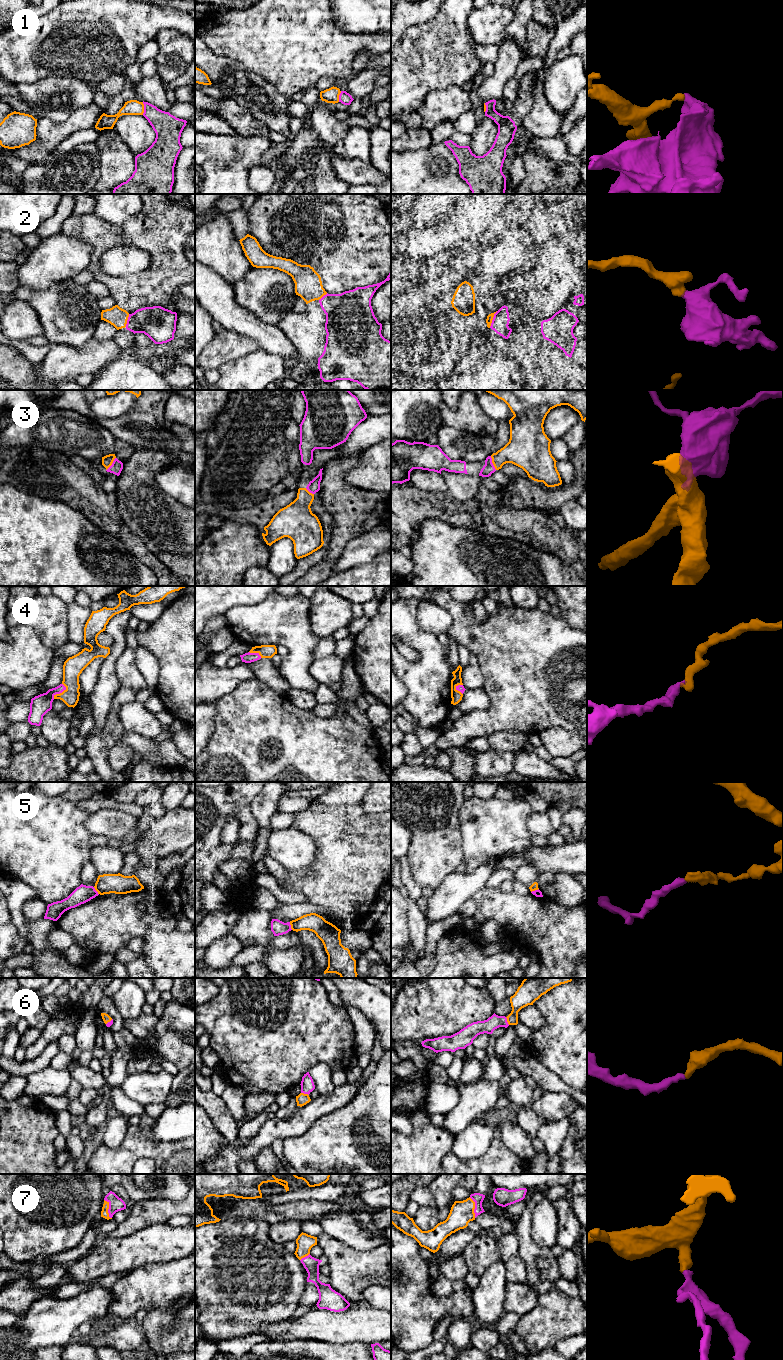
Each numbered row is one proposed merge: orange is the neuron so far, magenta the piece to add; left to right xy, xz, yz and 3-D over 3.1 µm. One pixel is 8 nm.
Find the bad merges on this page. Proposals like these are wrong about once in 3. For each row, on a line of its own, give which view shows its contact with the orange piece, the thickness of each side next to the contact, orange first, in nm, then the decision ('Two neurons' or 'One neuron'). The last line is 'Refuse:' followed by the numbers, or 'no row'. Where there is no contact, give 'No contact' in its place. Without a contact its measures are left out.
1: Touches orange in xy. Thickness 130 nm (orange) against 220 nm. Two neurons
2: Touches orange in yz. Thickness 50 nm (orange) against 140 nm. One neuron
3: Touches orange in yz. Thickness 240 nm (orange) against 90 nm. One neuron
4: Touches orange in xy. Thickness 160 nm (orange) against 160 nm. One neuron
5: Touches orange in xz. Thickness 150 nm (orange) against 120 nm. Two neurons
6: Touches orange in xz. Thickness 100 nm (orange) against 110 nm. One neuron
7: Touches orange in xy. Thickness 60 nm (orange) against 120 nm. One neuron
Refuse: 1, 5

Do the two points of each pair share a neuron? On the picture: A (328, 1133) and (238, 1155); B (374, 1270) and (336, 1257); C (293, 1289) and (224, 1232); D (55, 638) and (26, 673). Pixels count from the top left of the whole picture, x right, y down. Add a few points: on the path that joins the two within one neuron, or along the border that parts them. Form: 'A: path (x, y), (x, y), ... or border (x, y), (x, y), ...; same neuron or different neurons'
A: border (305, 1131), (299, 1135), (285, 1137), (282, 1140); different neurons
B: path (365, 1269), (351, 1269), (345, 1263); same neuron
C: path (276, 1280), (272, 1280), (241, 1249); same neuron
D: border (33, 629), (40, 640), (53, 650); different neurons

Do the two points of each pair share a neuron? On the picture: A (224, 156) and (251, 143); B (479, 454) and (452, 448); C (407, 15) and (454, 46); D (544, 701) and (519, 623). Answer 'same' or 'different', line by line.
A: same
B: same
C: different
D: same

